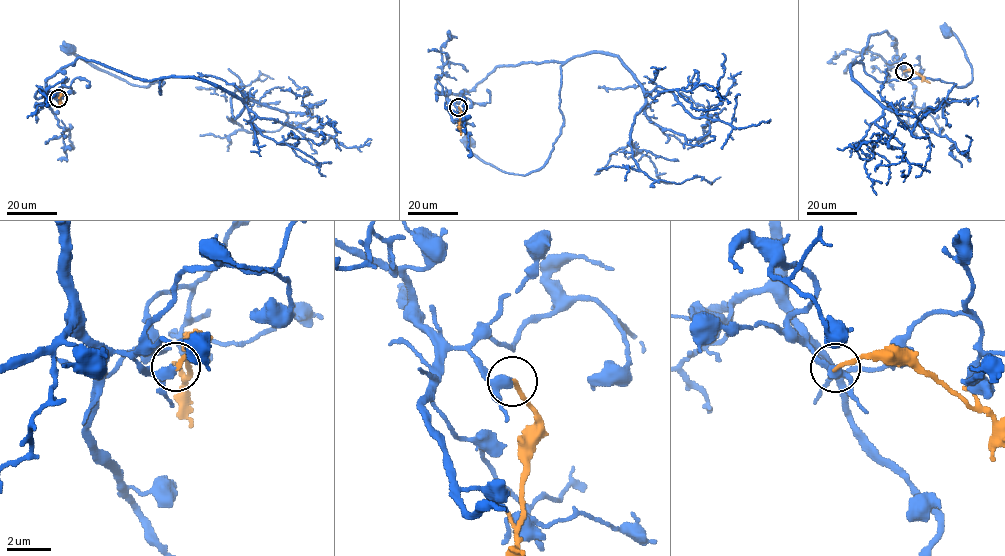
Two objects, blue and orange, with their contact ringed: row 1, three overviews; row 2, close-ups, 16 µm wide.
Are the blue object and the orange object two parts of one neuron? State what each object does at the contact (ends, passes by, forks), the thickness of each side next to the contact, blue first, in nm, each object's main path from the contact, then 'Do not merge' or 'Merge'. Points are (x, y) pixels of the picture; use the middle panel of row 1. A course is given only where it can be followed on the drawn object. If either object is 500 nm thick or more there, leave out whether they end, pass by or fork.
At the ring blue passes by. At the ring orange ends. Thickness 340 nm (blue) against 180 nm. Course of blue: (458, 107), (447, 96), (467, 93), (497, 67), (562, 64), (564, 124), (541, 168), (508, 173), (466, 142). Course of orange: (458, 107), (461, 135). Do not merge

